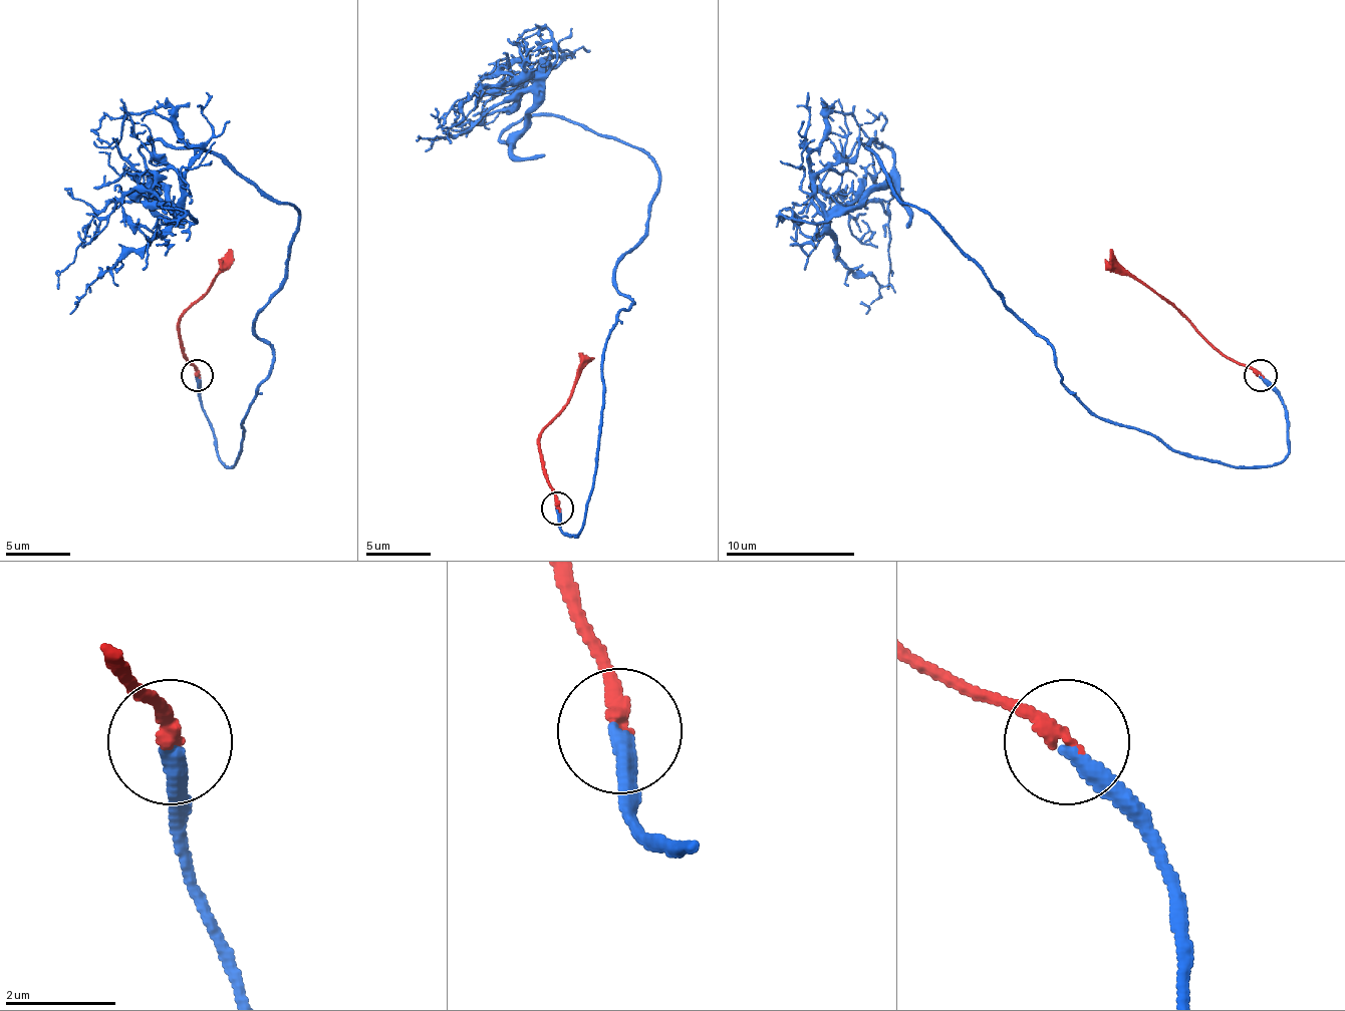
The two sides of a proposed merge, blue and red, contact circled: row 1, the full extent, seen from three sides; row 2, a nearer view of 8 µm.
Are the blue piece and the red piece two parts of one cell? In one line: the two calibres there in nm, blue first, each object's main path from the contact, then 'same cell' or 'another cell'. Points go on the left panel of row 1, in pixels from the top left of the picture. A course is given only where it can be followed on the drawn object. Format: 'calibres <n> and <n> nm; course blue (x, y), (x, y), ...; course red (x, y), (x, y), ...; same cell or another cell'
calibres 340 and 280 nm; course blue (198, 374), (227, 467), (272, 364), (256, 313), (298, 213), (208, 151), (147, 141), (172, 219), (68, 313); course red (198, 374), (185, 355), (179, 319), (211, 287), (230, 248); another cell

